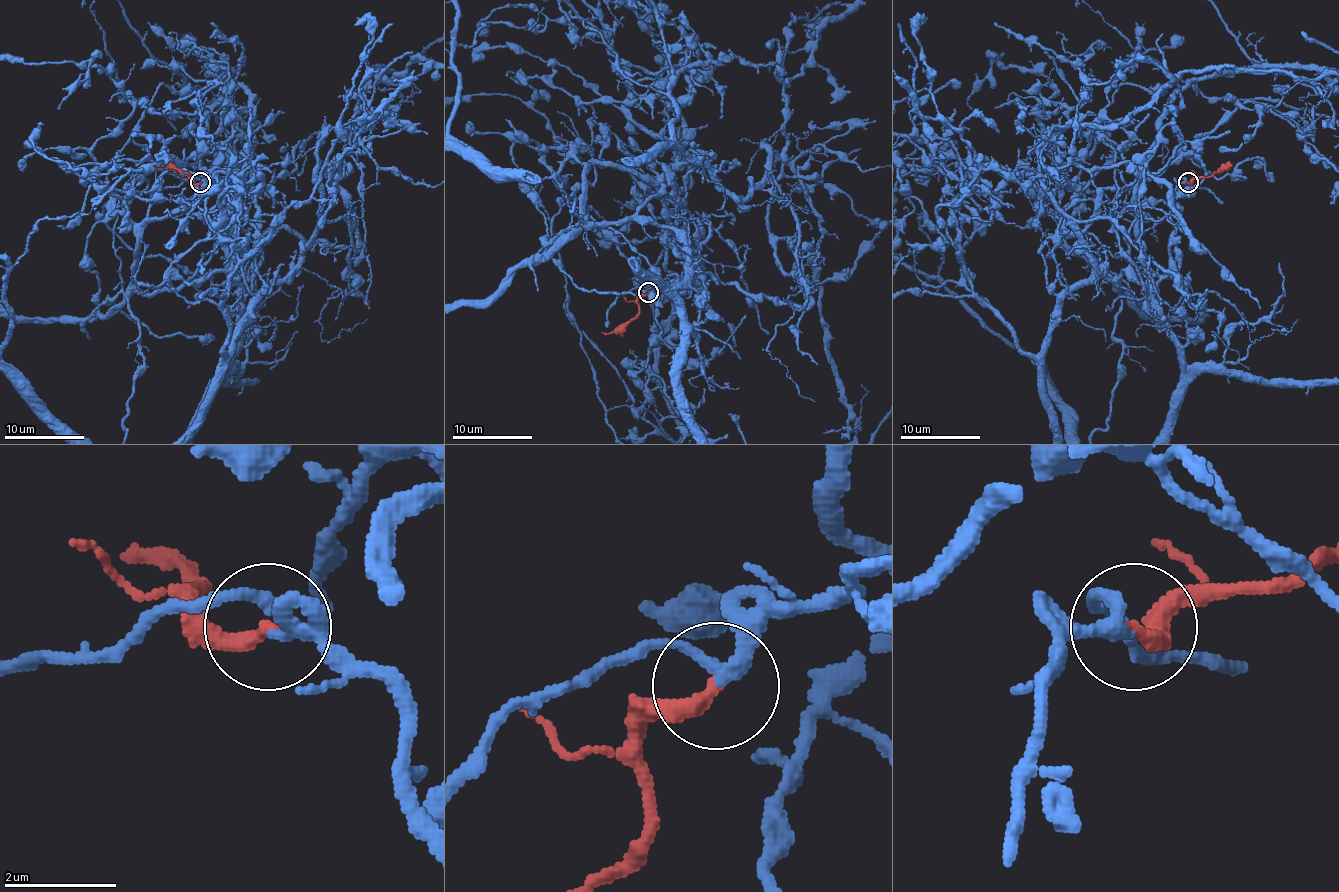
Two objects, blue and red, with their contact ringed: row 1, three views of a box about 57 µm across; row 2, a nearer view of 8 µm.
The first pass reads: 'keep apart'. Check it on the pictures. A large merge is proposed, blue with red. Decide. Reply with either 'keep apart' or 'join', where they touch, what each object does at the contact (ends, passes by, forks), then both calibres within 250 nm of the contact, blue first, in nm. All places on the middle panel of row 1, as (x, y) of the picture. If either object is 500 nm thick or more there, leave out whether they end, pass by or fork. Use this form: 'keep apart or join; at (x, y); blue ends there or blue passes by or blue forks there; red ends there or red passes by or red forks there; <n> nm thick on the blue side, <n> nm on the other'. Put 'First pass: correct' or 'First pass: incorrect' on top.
First pass: incorrect
join; at (648, 292); blue passes by; red ends there; 190 nm thick on the blue side, 280 nm on the other

